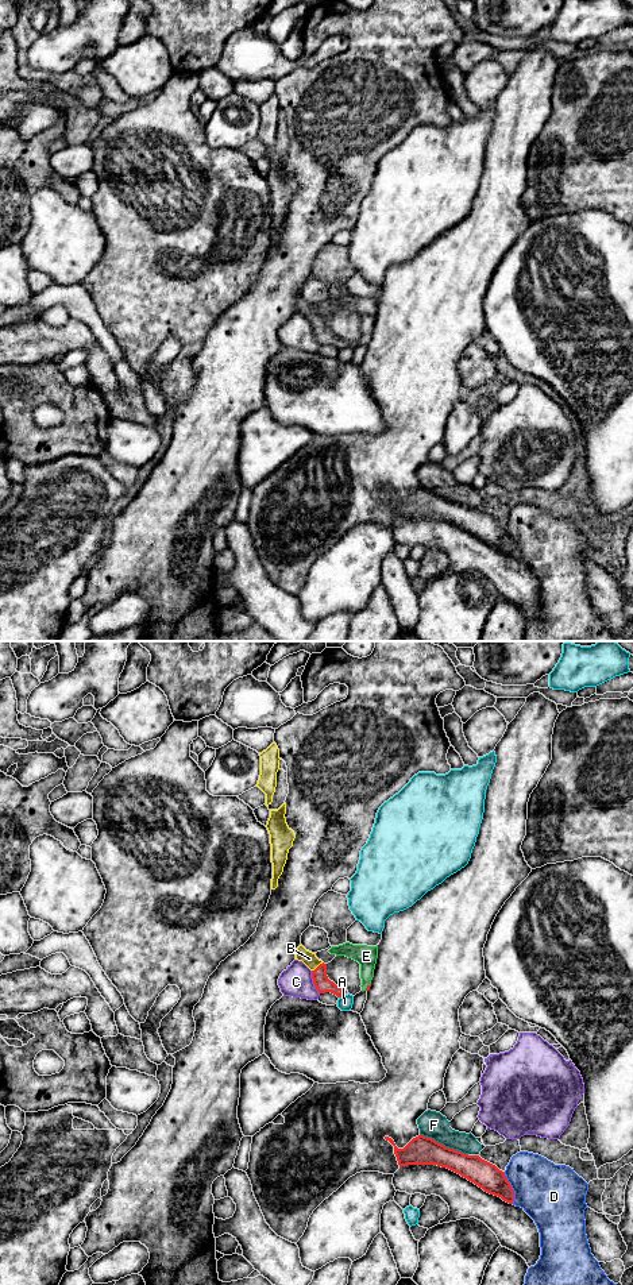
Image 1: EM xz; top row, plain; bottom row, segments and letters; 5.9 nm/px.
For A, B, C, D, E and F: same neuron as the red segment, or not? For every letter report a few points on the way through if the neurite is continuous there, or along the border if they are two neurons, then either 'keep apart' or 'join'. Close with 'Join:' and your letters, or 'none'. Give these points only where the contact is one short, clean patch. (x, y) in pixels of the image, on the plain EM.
A: border along xz (343, 347), (339, 350); keep apart
B: runs through xz (323, 336), (319, 328), (319, 317), (309, 311); join
C: keep apart
D: keep apart
E: runs through xz (367, 340), (367, 339), (366, 308); join
F: keep apart
Join: B, E

